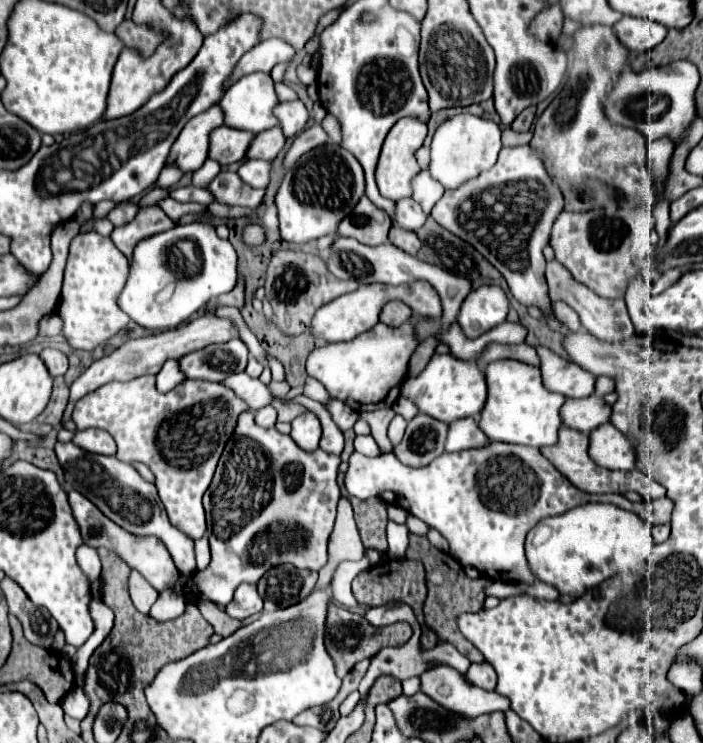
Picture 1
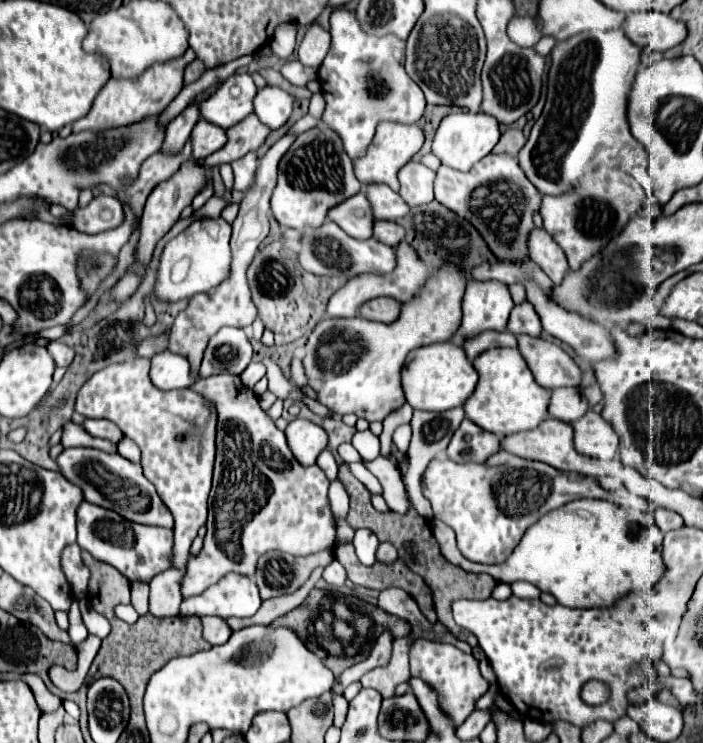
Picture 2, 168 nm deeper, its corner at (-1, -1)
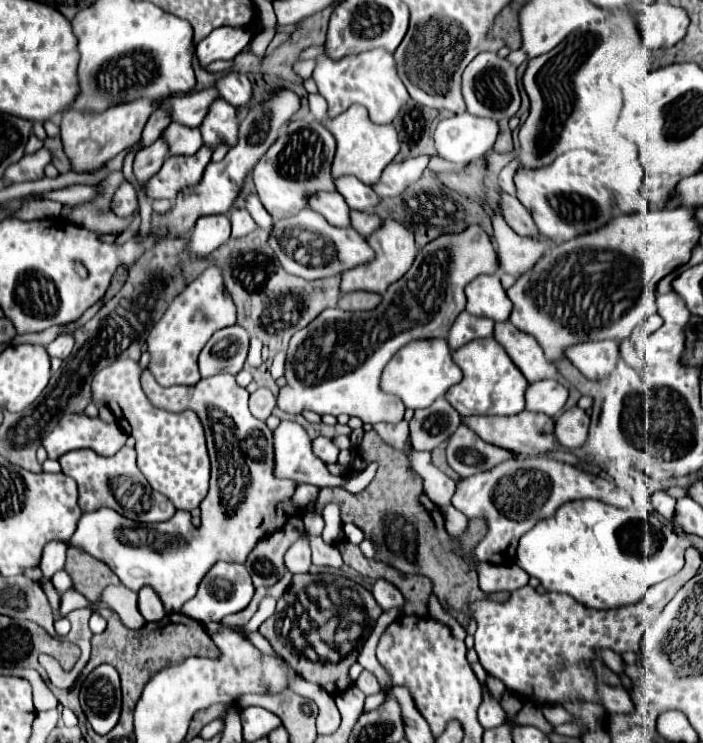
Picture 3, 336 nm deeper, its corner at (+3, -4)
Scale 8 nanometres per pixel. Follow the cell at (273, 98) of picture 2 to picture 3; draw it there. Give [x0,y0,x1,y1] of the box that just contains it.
[214,71,252,107]

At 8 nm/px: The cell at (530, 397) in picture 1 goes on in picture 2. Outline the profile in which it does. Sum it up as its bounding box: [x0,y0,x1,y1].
[464,348,550,438]

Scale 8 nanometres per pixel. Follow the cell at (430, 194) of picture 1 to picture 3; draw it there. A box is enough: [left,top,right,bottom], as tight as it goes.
[372,155,428,197]

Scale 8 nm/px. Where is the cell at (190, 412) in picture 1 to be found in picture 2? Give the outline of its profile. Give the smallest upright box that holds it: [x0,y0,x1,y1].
[76,360,218,618]

